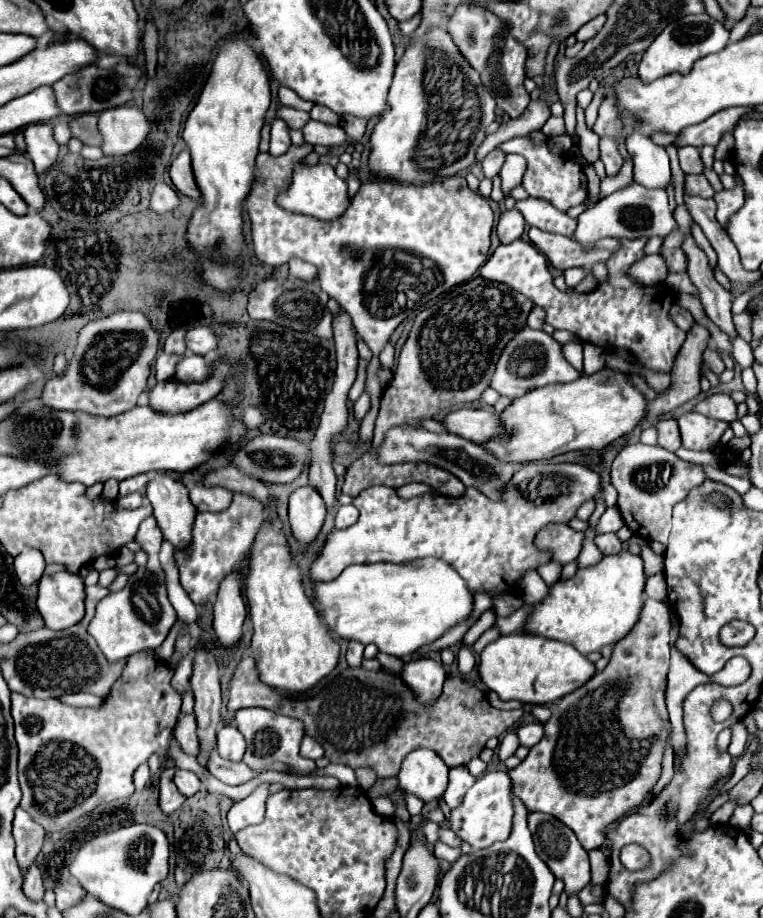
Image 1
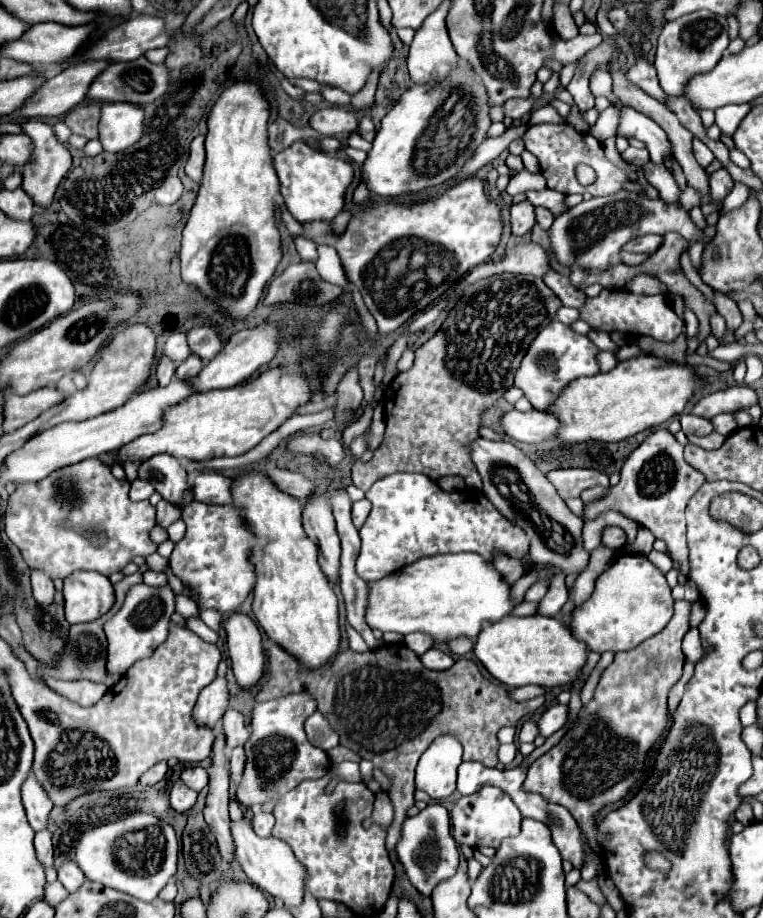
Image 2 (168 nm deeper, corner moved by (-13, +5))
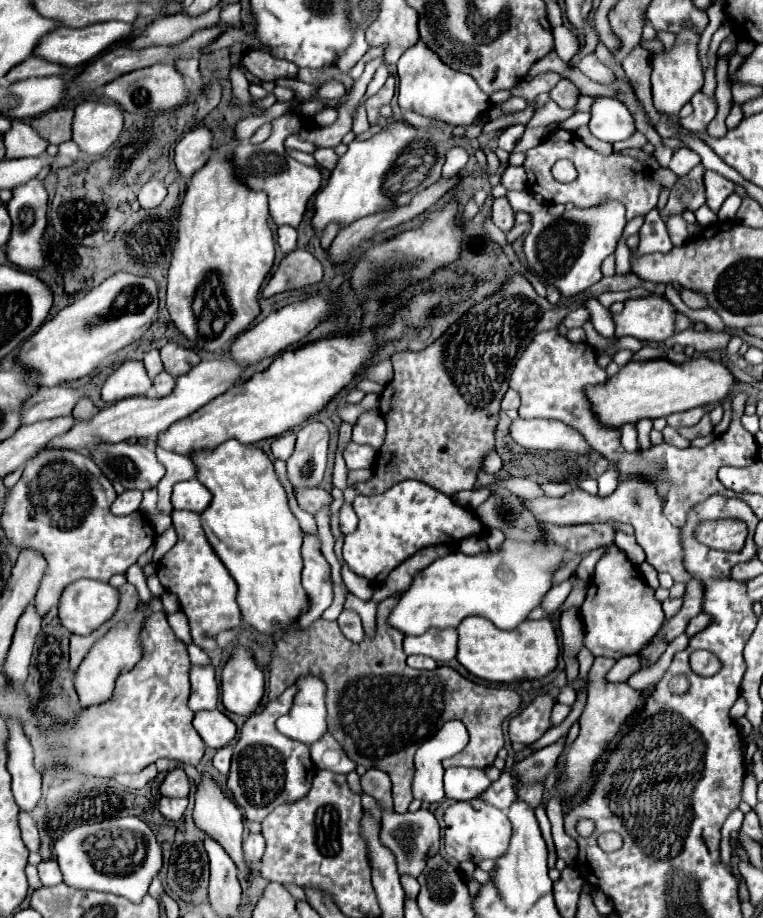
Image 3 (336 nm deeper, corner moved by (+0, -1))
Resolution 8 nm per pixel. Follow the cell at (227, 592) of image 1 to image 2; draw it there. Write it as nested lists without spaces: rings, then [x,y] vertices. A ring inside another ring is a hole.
[[[239,612],[231,614],[225,620],[225,630],[235,680],[241,690],[251,690],[259,684],[265,670],[261,632],[249,616]]]

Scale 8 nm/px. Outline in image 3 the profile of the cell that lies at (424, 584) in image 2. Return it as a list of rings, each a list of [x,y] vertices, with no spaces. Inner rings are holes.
[[[506,540],[500,552],[468,556],[452,552],[434,560],[414,574],[410,588],[400,596],[388,616],[388,624],[402,634],[424,634],[430,628],[458,628],[466,616],[484,616],[502,630],[512,630],[526,620],[542,596],[550,590],[554,568],[562,562],[566,550],[558,544],[520,544]]]

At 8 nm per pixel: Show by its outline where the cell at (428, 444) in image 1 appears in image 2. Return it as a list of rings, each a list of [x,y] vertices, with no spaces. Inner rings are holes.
[[[479,438],[471,444],[471,456],[483,478],[485,496],[497,506],[497,510],[501,510],[501,514],[505,514],[505,518],[509,518],[509,522],[529,534],[533,562],[553,564],[563,574],[581,574],[589,564],[589,552],[583,550],[581,538],[583,520],[567,508],[545,474],[539,472],[539,468],[517,446],[505,440],[491,442]]]

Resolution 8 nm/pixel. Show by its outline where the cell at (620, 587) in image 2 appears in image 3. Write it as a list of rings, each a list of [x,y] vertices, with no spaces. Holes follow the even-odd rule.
[[[610,546],[608,554],[604,554],[596,564],[596,574],[582,604],[584,646],[594,656],[614,660],[626,654],[638,654],[650,644],[662,622],[664,612],[662,604],[654,596],[654,590],[640,578],[638,568],[626,558],[626,554],[618,546]]]

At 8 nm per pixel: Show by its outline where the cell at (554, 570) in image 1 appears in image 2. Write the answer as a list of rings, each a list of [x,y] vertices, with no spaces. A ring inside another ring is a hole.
[[[557,572],[549,592],[545,594],[545,598],[539,602],[539,612],[545,616],[557,616],[561,606],[567,602],[567,588],[565,588],[565,578],[563,572]]]

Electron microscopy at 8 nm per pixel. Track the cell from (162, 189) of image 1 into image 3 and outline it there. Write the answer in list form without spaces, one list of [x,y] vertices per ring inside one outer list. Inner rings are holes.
[[[150,180],[144,184],[144,188],[138,194],[138,202],[142,208],[150,210],[150,208],[158,208],[162,204],[162,200],[166,198],[166,186],[160,180]]]

